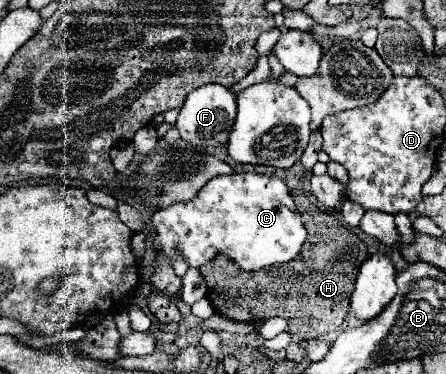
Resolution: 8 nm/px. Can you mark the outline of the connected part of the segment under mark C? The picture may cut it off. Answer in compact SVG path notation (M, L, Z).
M259 173L219 175L211 179L195 199L173 203L157 211L153 225L157 229L155 247L171 261L175 261L175 247L181 249L191 267L205 265L215 253L225 253L235 259L241 269L257 271L291 261L307 237L287 185L273 175Z

